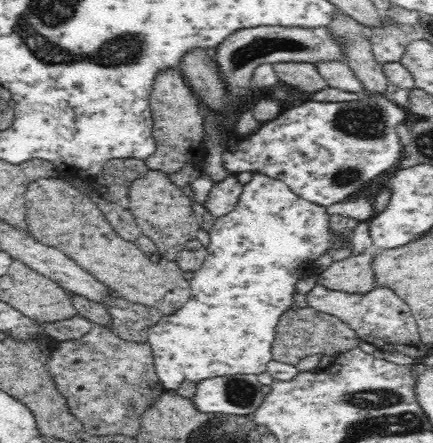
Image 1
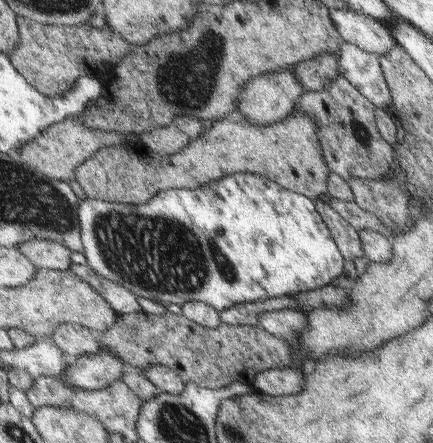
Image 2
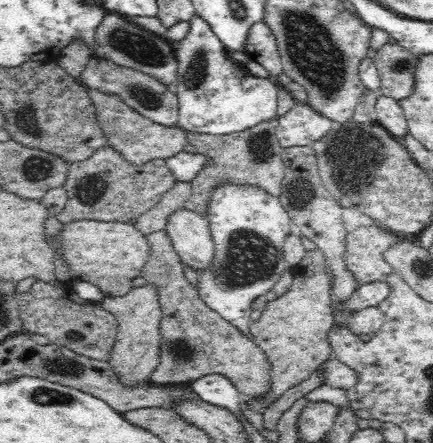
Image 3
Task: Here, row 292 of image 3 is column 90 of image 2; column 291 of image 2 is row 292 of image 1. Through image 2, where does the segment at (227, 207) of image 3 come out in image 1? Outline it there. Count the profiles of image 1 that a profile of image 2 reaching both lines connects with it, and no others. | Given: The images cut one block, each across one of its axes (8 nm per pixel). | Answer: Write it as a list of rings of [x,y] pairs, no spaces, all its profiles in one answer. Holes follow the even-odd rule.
[[[254,172],[254,178],[244,186],[236,208],[216,220],[216,228],[210,234],[212,246],[208,248],[204,266],[190,274],[192,298],[186,306],[174,314],[164,316],[148,332],[148,344],[154,350],[154,364],[160,382],[166,392],[178,392],[184,382],[204,382],[208,378],[262,374],[272,362],[272,342],[280,316],[294,304],[296,288],[288,282],[298,282],[306,272],[298,270],[294,258],[318,260],[330,248],[330,214],[324,206],[312,204],[294,194],[282,180]]]

